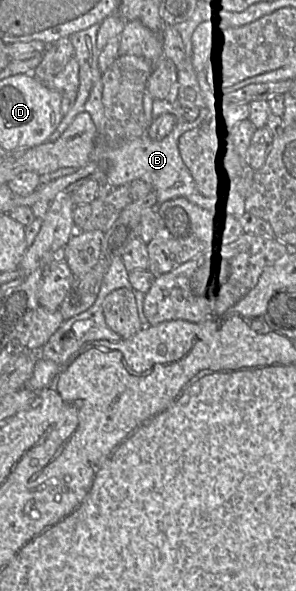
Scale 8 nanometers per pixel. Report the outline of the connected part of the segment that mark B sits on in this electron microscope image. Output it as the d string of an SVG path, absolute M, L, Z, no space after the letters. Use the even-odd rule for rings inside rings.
M208 106L206 108L200 109L199 115L194 121L182 122L182 123L176 122L173 129L161 140L153 140L148 136L147 132L144 132L141 136L128 140L123 144L121 144L116 149L108 151L107 154L104 156L104 161L97 162L97 163L102 163L104 169L106 170L107 183L112 188L116 188L124 184L127 184L131 181L141 179L152 185L152 190L156 193L156 197L157 197L156 205L159 205L171 199L182 197L187 199L192 204L197 205L203 210L216 209L220 213L222 218L237 217L242 219L247 213L247 204L246 201L243 199L243 190L245 189L245 185L248 184L248 180L252 179L253 169L247 166L244 172L240 176L238 176L235 180L233 180L222 192L214 196L205 197L197 191L194 180L188 168L183 163L179 153L179 149L178 149L179 137L186 131L191 130L193 128L197 128L201 123L201 121L211 112L211 109L213 107L214 106ZM229 200L234 200L235 204L233 208L230 208L228 206Z

